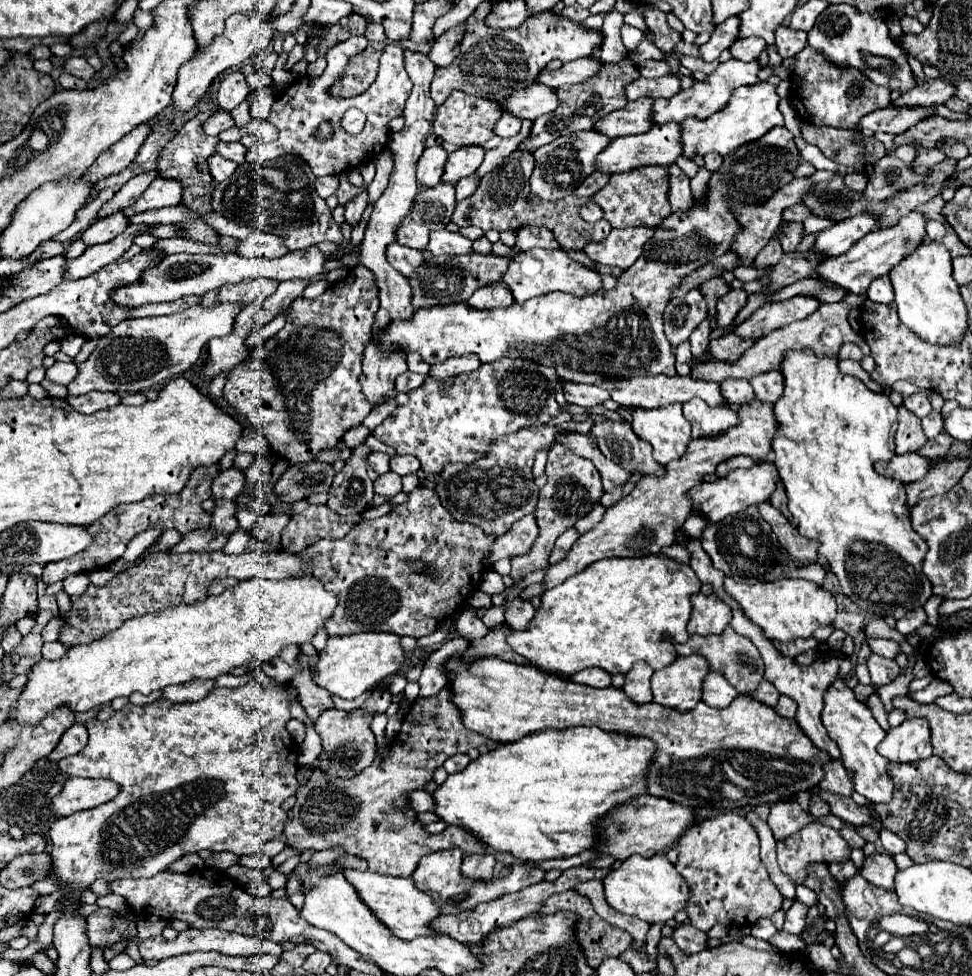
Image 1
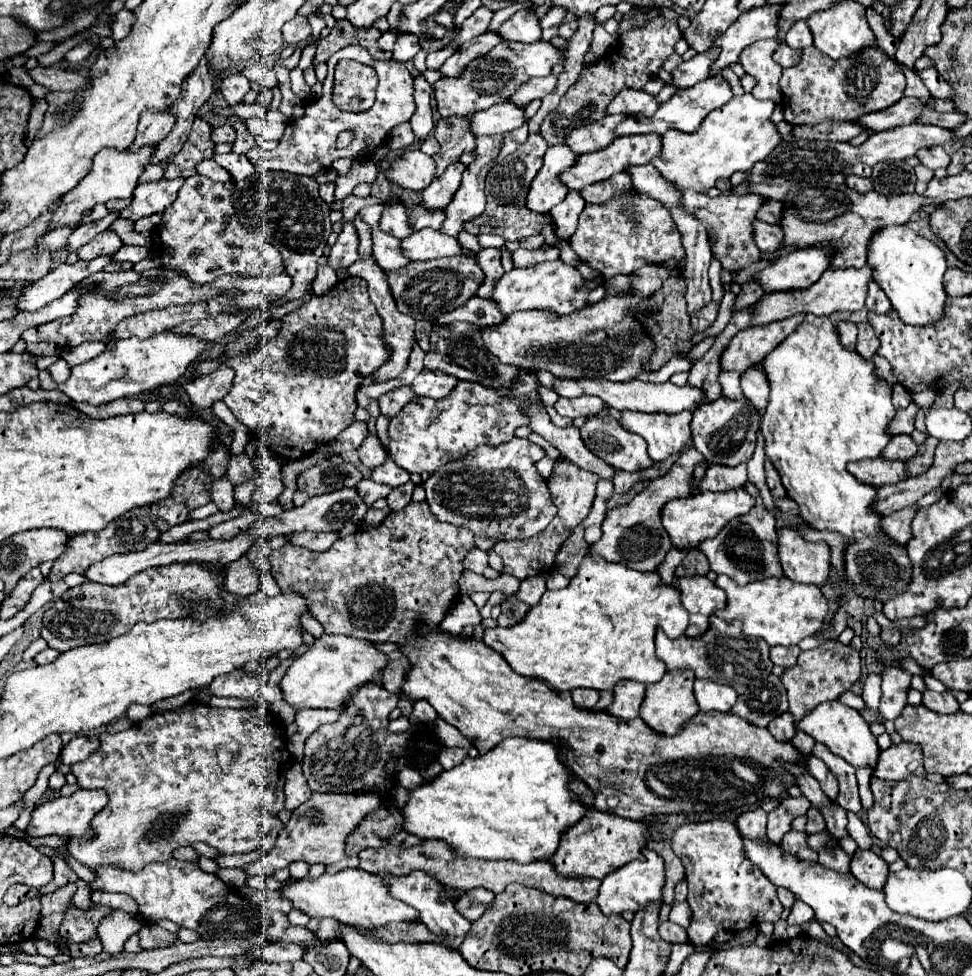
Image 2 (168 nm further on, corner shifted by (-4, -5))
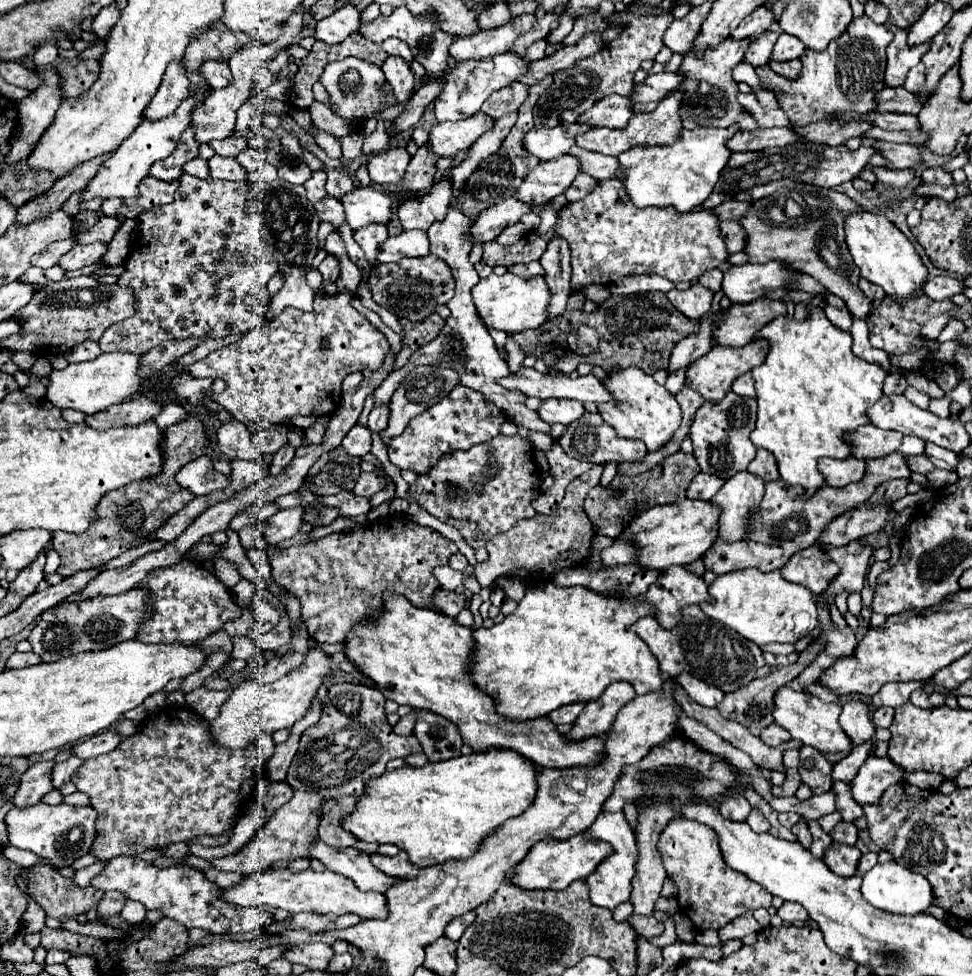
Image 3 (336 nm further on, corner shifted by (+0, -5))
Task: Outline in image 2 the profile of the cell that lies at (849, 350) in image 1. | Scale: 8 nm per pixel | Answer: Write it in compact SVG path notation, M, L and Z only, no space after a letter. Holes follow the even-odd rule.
M838 322L838 334L840 334L840 340L846 348L854 350L854 344L856 344L856 324L852 322Z

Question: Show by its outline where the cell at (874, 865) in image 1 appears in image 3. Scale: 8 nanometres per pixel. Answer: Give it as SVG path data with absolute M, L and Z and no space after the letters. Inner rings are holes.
M834 842L826 850L824 862L838 876L854 876L856 870L858 870L858 860L860 858L862 858L862 852L856 846Z

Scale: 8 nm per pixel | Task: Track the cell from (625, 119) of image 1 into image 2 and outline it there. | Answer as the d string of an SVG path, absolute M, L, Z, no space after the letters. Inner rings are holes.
M604 116L602 120L580 126L566 136L566 146L576 154L586 154L604 148L604 144L610 144L610 140L616 138L612 128L616 128L624 118L626 116Z

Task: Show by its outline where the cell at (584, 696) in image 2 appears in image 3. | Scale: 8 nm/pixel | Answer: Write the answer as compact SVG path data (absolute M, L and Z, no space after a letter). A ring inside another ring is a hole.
M566 704L562 708L556 708L554 712L550 712L550 720L554 724L568 724L568 722L574 722L578 718L578 714L582 712L586 704Z

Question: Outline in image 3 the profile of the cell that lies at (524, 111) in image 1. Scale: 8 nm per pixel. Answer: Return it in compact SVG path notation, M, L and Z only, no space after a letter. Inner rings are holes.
M478 112L460 122L438 122L430 128L432 152L438 156L452 156L468 146L472 146L484 132L494 126L494 118Z

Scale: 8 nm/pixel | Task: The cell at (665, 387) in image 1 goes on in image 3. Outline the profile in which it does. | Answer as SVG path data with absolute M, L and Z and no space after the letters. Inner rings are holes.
M522 368L520 372L498 380L508 390L520 390L526 396L536 396L542 400L548 398L570 398L582 402L612 402L616 404L614 396L606 390L606 386L594 376L566 376L566 374L548 374L538 372L534 368Z

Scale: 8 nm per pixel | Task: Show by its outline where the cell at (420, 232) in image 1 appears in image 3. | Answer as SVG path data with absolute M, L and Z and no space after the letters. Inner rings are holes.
M356 188L350 194L342 196L346 210L346 222L352 230L364 228L368 224L388 224L392 220L392 196L382 190Z

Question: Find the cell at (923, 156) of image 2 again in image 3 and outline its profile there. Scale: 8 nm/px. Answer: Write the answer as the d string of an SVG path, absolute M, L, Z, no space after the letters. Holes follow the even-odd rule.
M878 142L876 148L882 156L888 158L888 168L914 168L922 164L920 148L914 144L892 144L892 142Z

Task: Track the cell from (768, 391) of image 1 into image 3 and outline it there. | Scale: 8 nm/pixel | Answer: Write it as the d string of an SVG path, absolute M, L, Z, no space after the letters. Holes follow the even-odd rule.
M742 374L738 376L738 380L734 380L732 384L732 390L738 394L738 396L746 396L746 398L756 398L756 388L754 388L754 378L748 374Z

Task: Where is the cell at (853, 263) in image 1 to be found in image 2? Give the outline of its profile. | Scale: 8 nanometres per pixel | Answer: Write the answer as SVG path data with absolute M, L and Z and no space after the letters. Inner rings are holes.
M864 266L860 270L848 268L848 270L826 270L818 284L810 286L806 292L774 292L774 294L764 294L754 306L752 306L752 322L750 326L764 326L770 322L778 322L778 320L786 320L794 314L814 314L814 316L822 316L822 314L832 314L832 312L840 312L840 310L860 310L864 306L866 300L866 284L872 280L872 268Z

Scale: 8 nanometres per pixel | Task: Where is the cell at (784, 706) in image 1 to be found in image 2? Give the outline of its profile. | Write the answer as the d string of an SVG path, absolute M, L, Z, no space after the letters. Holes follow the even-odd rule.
M784 712L782 716L774 718L774 720L768 724L768 732L770 732L778 742L790 742L792 736L796 734L792 714L790 714L790 712Z

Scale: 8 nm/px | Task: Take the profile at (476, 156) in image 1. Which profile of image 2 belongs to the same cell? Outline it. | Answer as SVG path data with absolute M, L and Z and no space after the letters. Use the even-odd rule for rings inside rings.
M460 162L450 164L450 168L446 168L442 176L434 178L432 184L422 190L422 202L420 204L426 210L442 210L444 206L448 206L448 202L452 200L452 196L456 194L458 186L460 186L460 178L462 178L464 168L466 166Z

